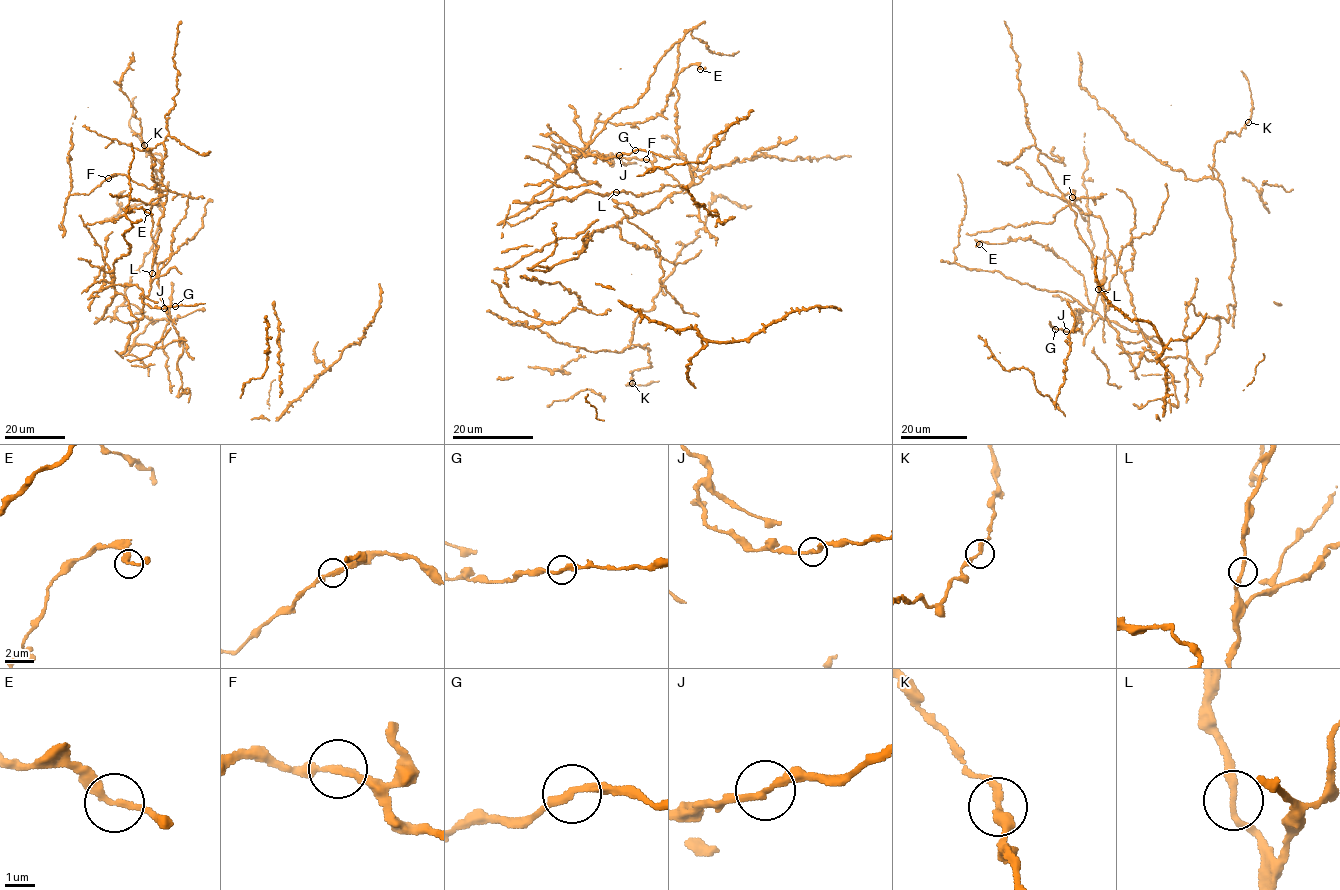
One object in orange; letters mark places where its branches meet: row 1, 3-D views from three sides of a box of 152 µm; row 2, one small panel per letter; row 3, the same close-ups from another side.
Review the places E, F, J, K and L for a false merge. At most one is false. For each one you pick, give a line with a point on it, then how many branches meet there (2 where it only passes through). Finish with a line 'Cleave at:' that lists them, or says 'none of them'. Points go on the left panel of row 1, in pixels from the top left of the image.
Cleave at: none of them

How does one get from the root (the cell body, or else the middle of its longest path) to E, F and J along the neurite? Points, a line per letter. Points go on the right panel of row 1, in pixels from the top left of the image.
E: (1106, 230), (1062, 195), (1108, 324), (1120, 341), (1159, 341), (1103, 318), (1084, 277), (1038, 243), (979, 244)
F: (1106, 230), (1102, 220), (1085, 214), (1076, 206), (1080, 201), (1077, 198), (1075, 200), (1073, 190), (1072, 197)
J: (1106, 230), (1062, 195), (1119, 340), (1160, 338), (1082, 309), (1066, 332)

